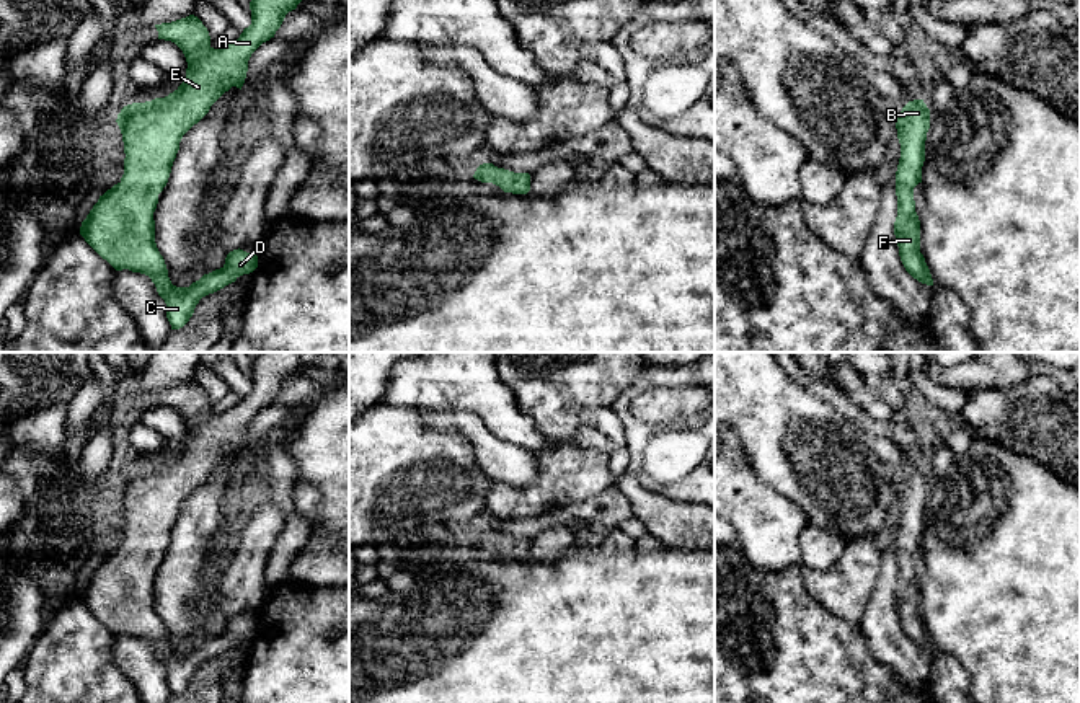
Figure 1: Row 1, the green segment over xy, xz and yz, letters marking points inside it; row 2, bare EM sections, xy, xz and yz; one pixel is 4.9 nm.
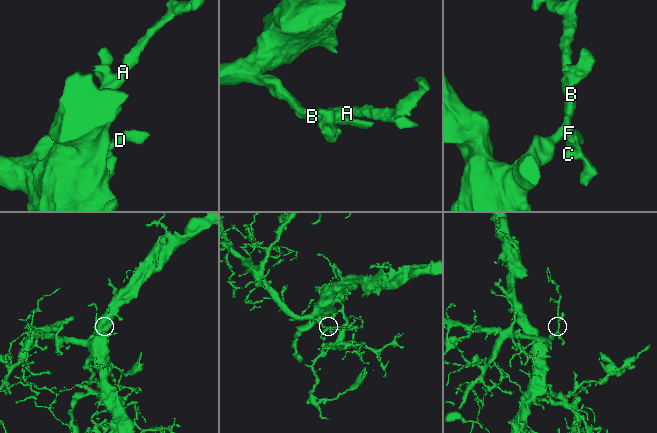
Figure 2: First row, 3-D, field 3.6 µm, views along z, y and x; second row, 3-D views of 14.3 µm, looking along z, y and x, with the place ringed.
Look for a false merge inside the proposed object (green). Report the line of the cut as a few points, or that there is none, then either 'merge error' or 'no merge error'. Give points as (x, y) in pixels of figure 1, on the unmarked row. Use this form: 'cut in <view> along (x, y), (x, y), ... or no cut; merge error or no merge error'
no cut; no merge error

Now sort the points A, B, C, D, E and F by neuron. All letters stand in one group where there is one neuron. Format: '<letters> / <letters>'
A B C D E F

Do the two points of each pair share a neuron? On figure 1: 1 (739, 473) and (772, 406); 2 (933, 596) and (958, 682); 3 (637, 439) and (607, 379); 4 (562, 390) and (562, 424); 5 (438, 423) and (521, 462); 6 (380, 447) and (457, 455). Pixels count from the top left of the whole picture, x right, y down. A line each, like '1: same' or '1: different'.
1: different
2: different
3: different
4: same
5: same
6: same

